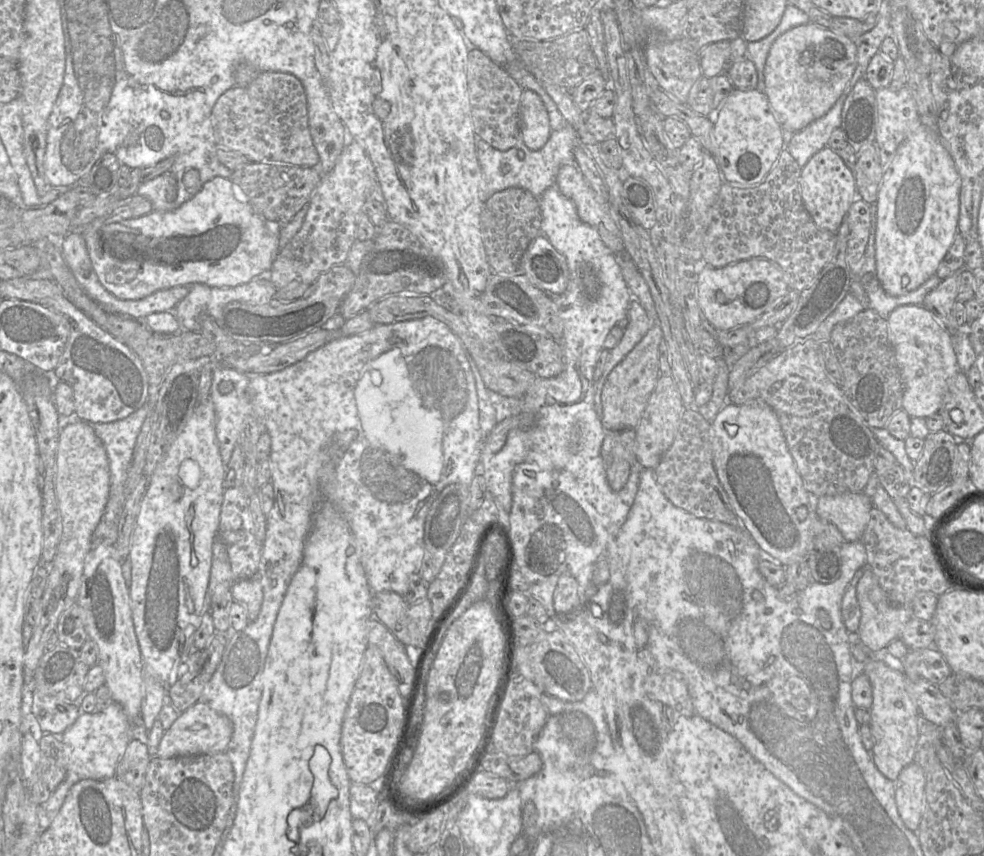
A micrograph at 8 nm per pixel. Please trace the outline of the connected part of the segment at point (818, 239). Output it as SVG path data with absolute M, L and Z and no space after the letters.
M782 150L776 164L760 184L735 188L723 183L712 207L712 219L703 241L706 265L723 268L750 258L766 258L782 270L789 290L802 292L809 288L833 255L836 233L819 228L806 211L800 194L800 177L800 166L787 150Z

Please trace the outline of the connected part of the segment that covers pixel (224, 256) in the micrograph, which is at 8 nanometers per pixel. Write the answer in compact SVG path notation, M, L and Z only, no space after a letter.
M214 177L192 199L175 210L151 211L138 218L123 220L101 217L79 231L102 286L119 299L138 300L178 286L204 284L226 288L265 277L280 251L280 230L278 224L268 222L254 213L242 190L230 179Z

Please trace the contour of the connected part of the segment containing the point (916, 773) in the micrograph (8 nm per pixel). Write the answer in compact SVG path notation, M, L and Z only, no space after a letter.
M915 762L906 766L895 781L895 802L900 818L911 831L918 830L924 813L926 774Z

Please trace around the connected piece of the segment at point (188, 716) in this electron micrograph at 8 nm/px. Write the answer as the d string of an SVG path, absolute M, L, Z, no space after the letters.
M199 701L180 713L171 727L164 732L156 756L159 758L172 758L222 753L226 751L232 733L233 725L225 715L212 709L206 702Z

